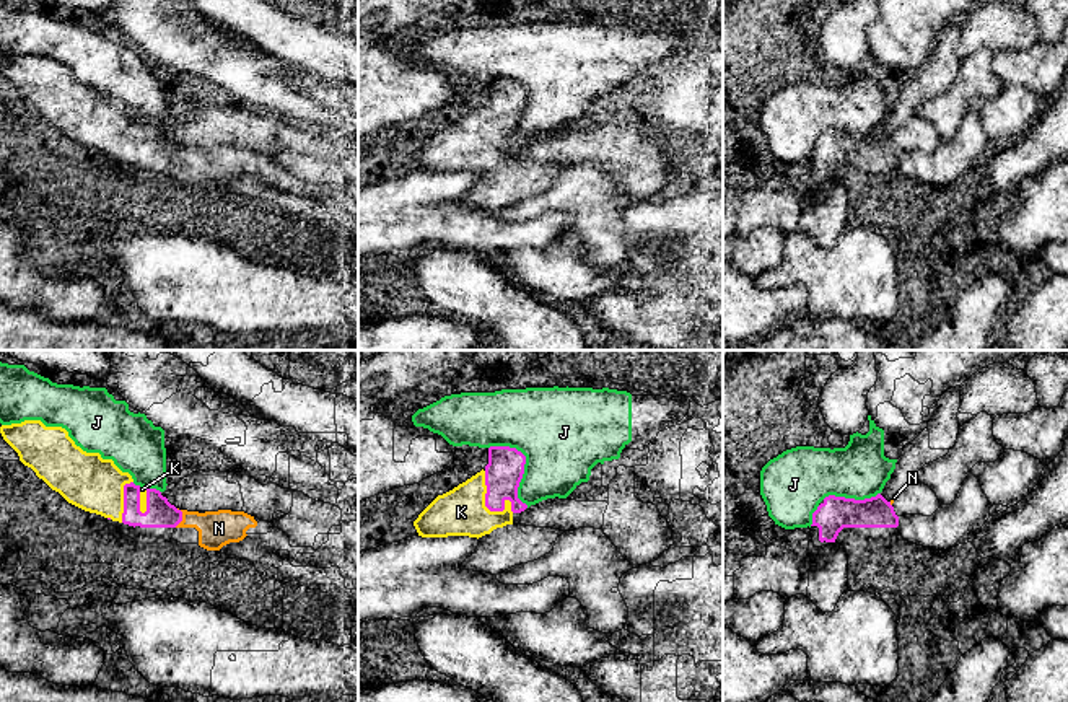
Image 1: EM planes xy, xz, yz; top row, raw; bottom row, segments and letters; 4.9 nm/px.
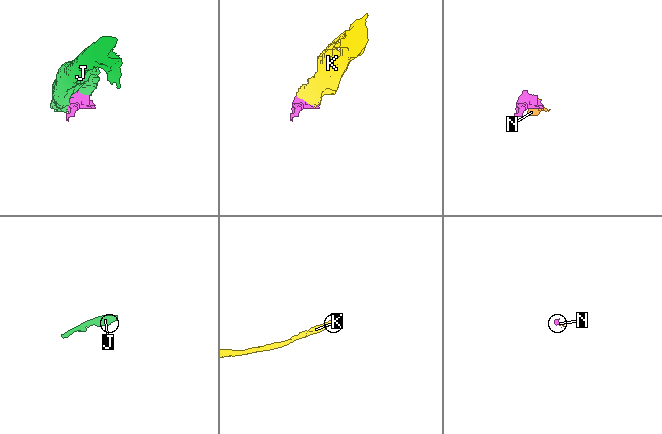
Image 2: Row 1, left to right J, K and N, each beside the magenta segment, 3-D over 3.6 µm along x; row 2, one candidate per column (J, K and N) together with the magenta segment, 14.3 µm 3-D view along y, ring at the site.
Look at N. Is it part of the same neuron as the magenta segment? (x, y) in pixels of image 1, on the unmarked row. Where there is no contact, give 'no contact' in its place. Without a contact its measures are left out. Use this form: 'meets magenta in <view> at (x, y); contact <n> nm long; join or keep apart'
meets magenta in xy at (181, 153); contact 100 nm long; join

